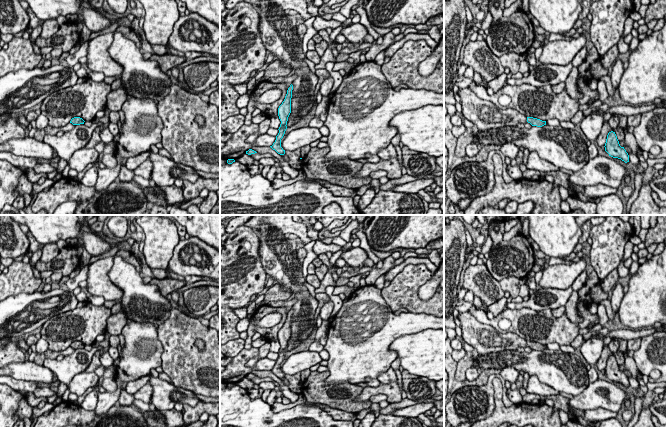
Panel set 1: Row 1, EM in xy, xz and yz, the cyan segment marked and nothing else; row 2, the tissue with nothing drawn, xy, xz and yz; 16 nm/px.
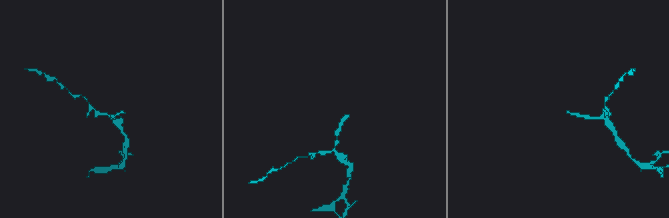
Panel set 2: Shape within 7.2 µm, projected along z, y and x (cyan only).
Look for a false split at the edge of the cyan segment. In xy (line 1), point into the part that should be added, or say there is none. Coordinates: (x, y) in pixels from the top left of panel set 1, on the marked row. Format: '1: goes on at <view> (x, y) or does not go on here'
1: does not go on here

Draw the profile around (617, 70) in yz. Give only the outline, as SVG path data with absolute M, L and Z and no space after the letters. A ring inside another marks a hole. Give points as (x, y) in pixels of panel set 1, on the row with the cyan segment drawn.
M617 58L615 63L613 64L612 73L610 76L612 86L615 90L617 89L620 83L620 79L621 79L623 72L624 72L623 63Z

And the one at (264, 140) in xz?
M261 134L256 138L254 146L258 147L270 147L276 140L276 136L272 136L269 134Z

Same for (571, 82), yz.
M573 67L570 74L568 75L565 81L565 90L569 96L573 99L582 99L583 94L577 90L577 77L578 77L578 68Z

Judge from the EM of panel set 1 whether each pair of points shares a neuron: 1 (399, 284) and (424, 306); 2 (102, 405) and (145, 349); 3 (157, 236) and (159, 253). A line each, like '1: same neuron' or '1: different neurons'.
1: same neuron
2: same neuron
3: same neuron

